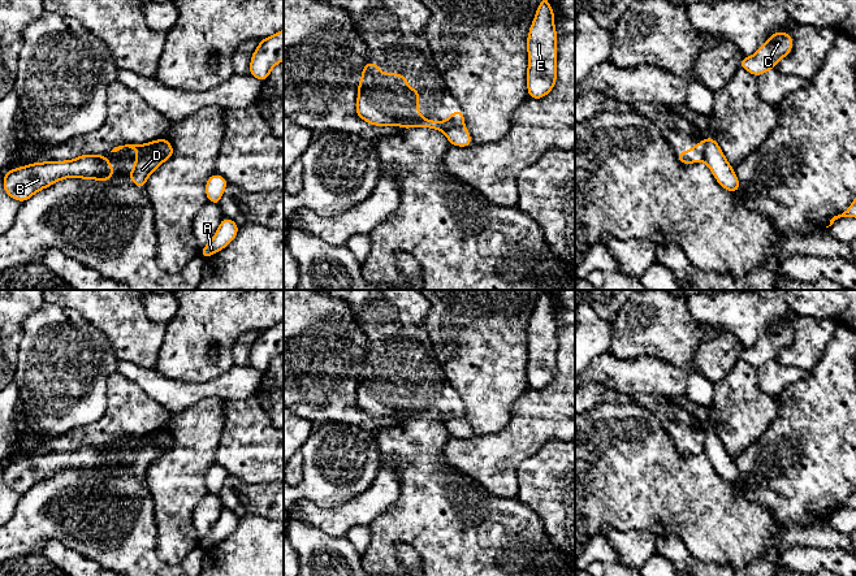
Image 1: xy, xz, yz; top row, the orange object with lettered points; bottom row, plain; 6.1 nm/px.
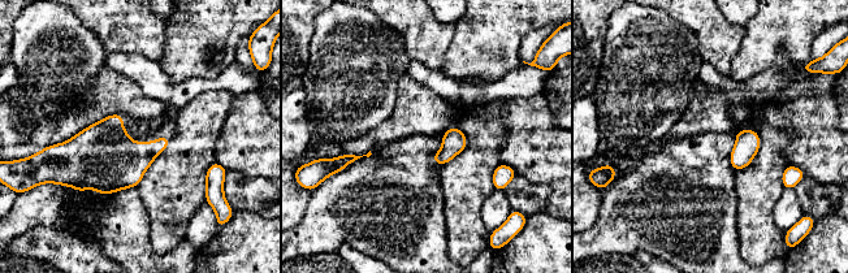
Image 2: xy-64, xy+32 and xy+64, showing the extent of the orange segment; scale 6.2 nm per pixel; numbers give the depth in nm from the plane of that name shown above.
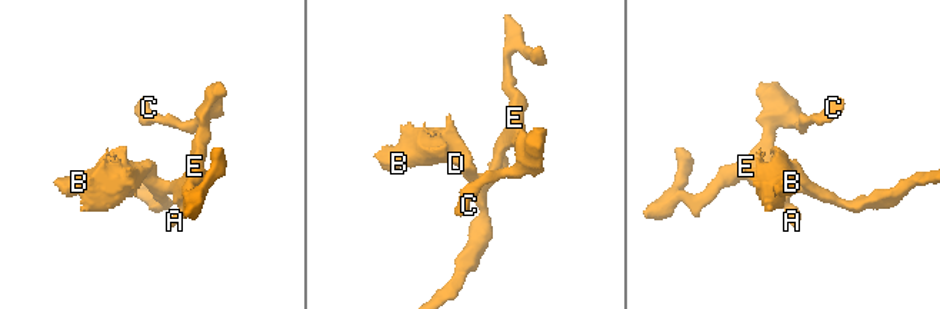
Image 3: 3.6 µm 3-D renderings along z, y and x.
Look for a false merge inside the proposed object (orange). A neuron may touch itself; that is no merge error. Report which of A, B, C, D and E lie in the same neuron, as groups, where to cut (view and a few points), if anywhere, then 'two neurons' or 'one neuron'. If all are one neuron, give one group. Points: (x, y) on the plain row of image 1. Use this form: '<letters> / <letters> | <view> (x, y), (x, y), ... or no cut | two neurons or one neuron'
A C E / B D | xy (169, 434), (160, 445), (160, 453), (155, 458) | two neurons

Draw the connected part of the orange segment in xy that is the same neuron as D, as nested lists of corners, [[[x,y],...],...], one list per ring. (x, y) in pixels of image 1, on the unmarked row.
[[[163,429],[146,436],[118,437],[111,443],[117,443],[124,438],[129,438],[138,443],[137,451],[134,452],[134,459],[129,464],[129,469],[138,480],[142,480],[144,478],[151,464],[156,460],[156,456],[160,454],[160,445],[168,438],[168,436],[169,432]]]

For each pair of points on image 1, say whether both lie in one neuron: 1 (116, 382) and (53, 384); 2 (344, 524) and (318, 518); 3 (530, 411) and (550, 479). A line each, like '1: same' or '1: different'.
1: different
2: same
3: different

